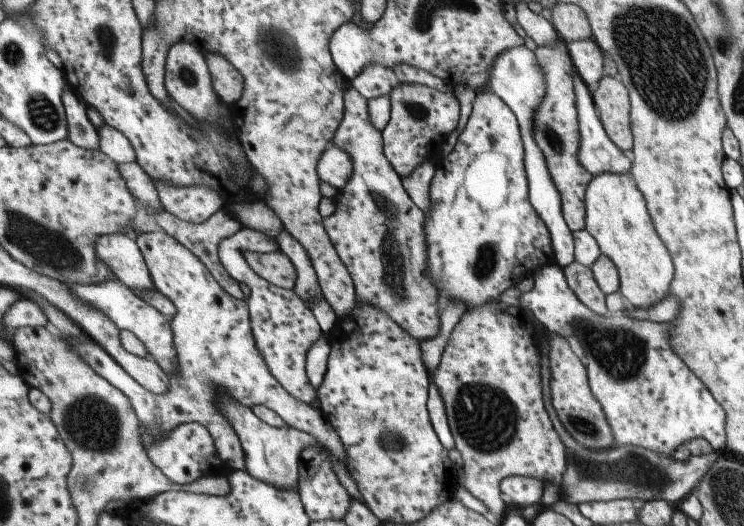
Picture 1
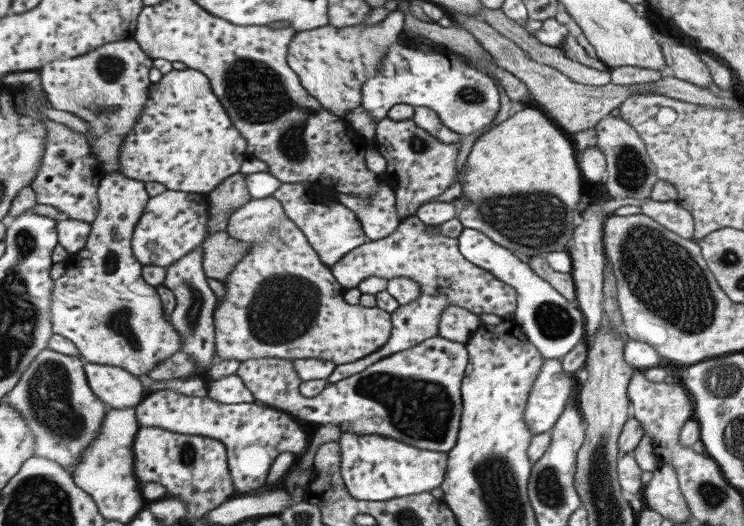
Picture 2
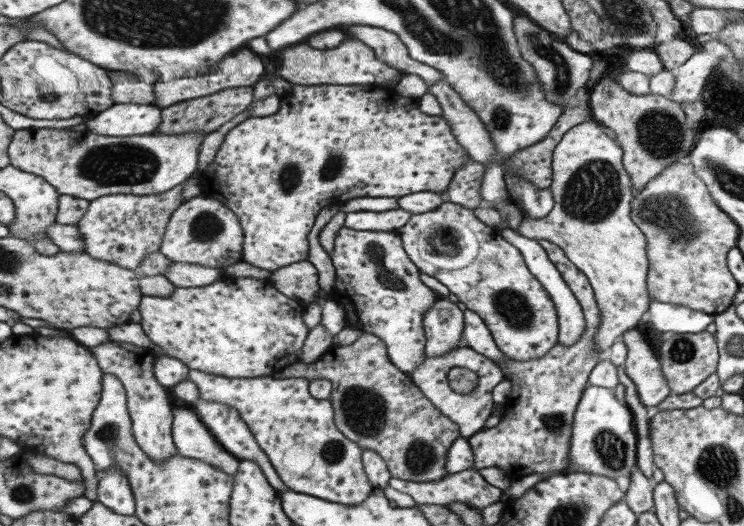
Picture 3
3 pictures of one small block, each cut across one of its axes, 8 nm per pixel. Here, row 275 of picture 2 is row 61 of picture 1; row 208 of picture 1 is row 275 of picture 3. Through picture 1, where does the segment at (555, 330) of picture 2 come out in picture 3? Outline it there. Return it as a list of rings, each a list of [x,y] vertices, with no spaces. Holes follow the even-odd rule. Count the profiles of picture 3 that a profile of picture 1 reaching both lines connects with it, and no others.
[[[509,228],[501,229],[502,235],[505,240],[509,241],[509,244],[513,244],[515,248],[521,250],[521,254],[525,258],[525,262],[528,265],[530,272],[545,286],[545,290],[550,293],[557,306],[557,314],[560,317],[560,344],[565,346],[573,346],[580,340],[584,331],[586,330],[585,320],[583,320],[584,314],[581,314],[580,300],[576,297],[576,294],[569,288],[568,282],[564,280],[563,274],[557,269],[557,266],[549,260],[548,252],[544,246],[539,244],[538,240],[530,239],[529,237],[521,235],[519,232],[515,232]]]

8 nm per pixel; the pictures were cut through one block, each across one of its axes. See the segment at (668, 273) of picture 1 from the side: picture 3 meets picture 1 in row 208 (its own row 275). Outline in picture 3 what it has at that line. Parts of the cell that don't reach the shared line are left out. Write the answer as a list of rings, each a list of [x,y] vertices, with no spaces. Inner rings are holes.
[[[595,120],[569,130],[554,151],[553,170],[554,209],[540,220],[526,220],[519,232],[533,240],[553,241],[588,278],[602,314],[595,345],[606,353],[617,336],[637,326],[651,299],[645,288],[646,240],[629,220],[632,180],[623,168],[621,148]]]

